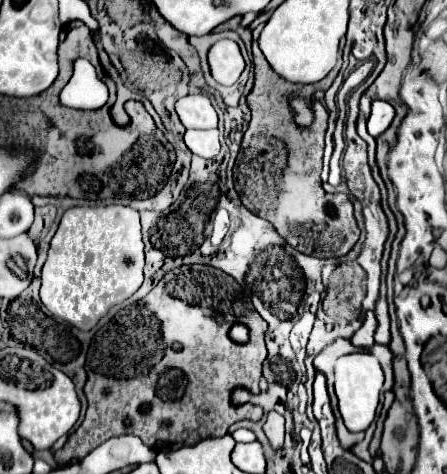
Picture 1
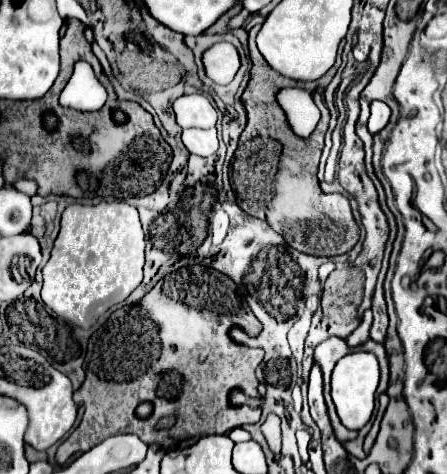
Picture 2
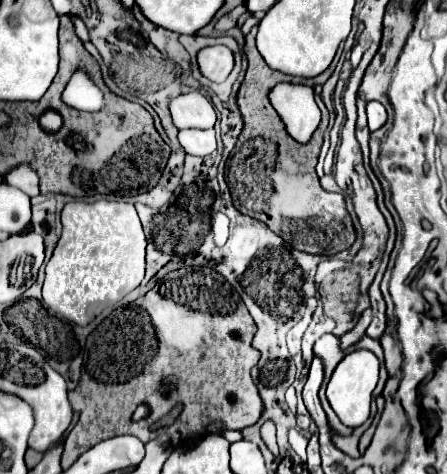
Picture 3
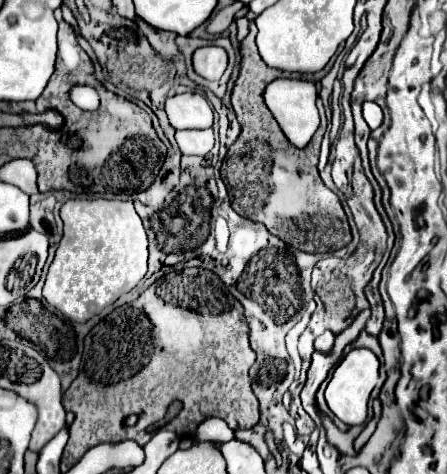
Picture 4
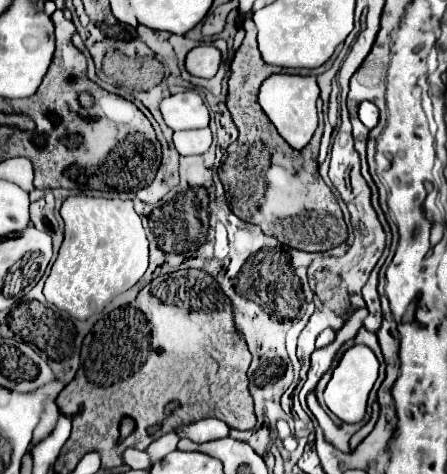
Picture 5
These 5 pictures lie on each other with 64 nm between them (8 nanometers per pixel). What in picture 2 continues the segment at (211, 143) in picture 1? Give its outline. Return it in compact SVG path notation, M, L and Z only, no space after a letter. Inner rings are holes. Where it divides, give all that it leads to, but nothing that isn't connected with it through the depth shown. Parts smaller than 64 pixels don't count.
M188 128L182 130L182 142L188 148L190 154L196 156L212 156L218 150L218 138L216 138L216 128L210 130L200 130L200 128Z

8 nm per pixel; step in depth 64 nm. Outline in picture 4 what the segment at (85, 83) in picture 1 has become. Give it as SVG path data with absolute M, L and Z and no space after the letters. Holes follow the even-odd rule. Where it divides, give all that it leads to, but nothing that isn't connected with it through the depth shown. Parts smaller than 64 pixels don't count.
M76 86L76 88L72 88L70 98L82 110L96 110L100 106L98 92L94 88L88 88L88 86Z

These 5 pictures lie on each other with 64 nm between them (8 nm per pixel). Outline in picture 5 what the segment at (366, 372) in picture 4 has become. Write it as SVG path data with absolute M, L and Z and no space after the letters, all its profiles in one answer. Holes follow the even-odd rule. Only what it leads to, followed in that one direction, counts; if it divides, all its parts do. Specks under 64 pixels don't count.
M356 344L352 348L348 348L342 354L342 358L340 358L338 366L334 368L332 378L330 378L330 382L328 382L326 390L324 390L326 406L342 422L348 422L348 424L360 422L364 418L364 414L366 414L366 400L368 400L368 394L370 394L376 378L378 378L378 360L376 360L374 352L364 344Z

